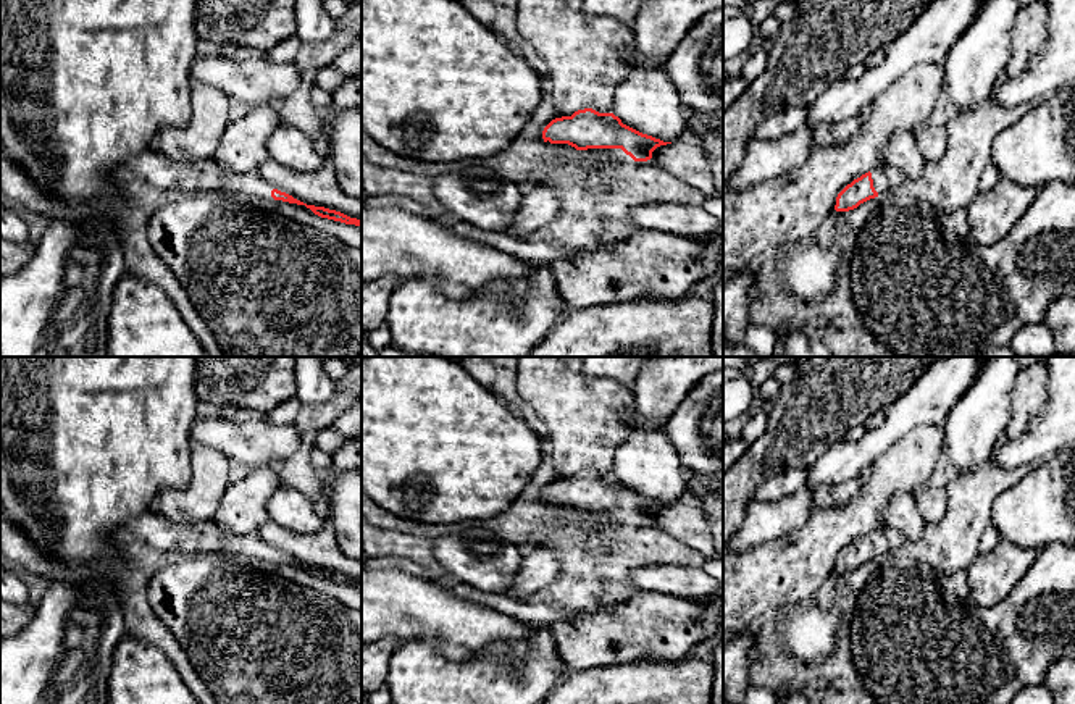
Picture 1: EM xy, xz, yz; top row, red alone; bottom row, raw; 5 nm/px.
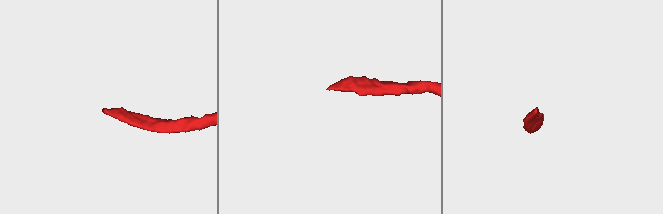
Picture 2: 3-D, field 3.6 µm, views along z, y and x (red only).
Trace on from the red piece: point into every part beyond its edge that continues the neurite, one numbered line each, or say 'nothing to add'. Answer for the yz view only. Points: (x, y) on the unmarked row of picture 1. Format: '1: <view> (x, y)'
1: yz (886, 540)

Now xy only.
1: xy (202, 538)

